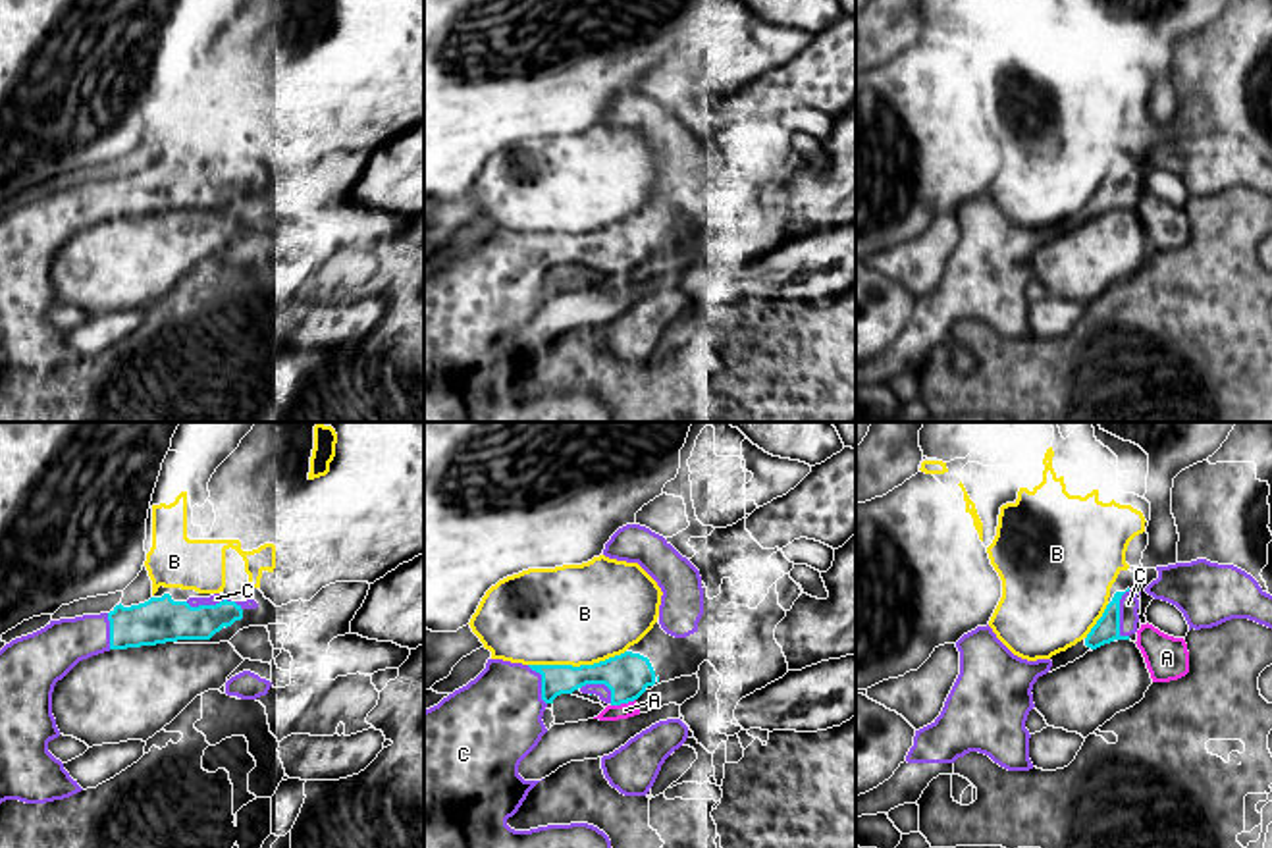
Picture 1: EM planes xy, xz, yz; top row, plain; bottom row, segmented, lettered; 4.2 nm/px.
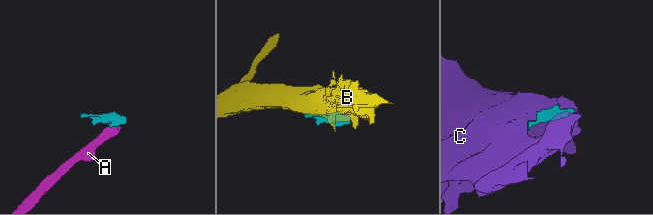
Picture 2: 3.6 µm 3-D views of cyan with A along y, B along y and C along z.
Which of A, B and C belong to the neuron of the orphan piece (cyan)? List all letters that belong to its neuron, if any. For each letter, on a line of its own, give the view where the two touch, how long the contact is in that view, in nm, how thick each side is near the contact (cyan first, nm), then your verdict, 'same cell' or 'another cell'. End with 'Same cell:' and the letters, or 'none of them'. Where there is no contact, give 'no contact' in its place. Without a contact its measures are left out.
A: meets cyan in xz; contact 110 nm long; 190 nm thick on the cyan side, 60 nm on the other; another cell
B: meets cyan in xz; contact 420 nm long; 190 nm thick on the cyan side, 420 nm on the other; another cell
C: meets cyan in yz; contact 200 nm long; 110 nm thick on the cyan side, 80 nm on the other; same cell
Same cell: C

